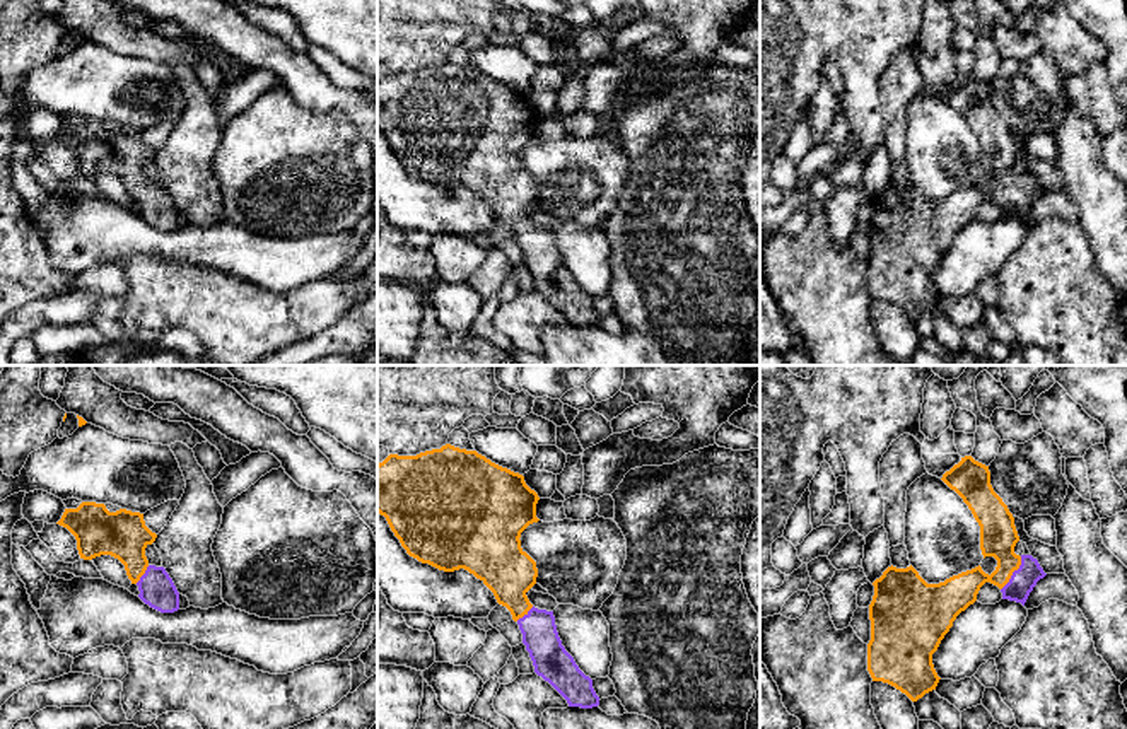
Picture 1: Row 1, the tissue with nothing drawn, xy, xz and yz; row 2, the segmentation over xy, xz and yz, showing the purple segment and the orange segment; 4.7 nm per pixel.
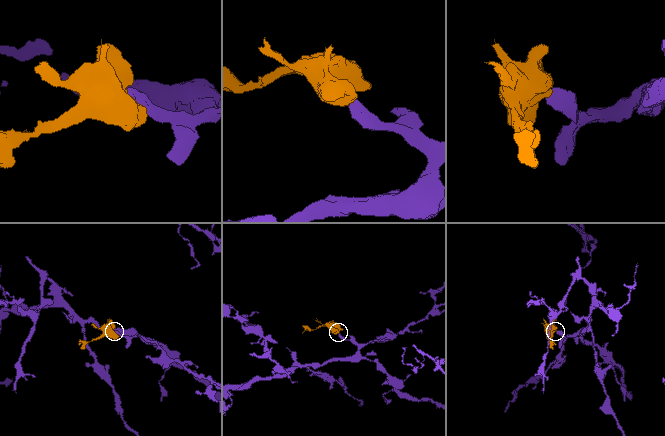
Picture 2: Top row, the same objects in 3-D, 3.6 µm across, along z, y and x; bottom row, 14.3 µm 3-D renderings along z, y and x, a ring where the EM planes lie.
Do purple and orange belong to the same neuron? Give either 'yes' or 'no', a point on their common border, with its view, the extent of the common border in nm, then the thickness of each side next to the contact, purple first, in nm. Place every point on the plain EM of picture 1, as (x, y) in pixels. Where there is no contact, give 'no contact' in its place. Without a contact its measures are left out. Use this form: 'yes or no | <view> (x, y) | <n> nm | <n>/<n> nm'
yes | yz (1013, 192) | 190 nm | 120/180 nm

